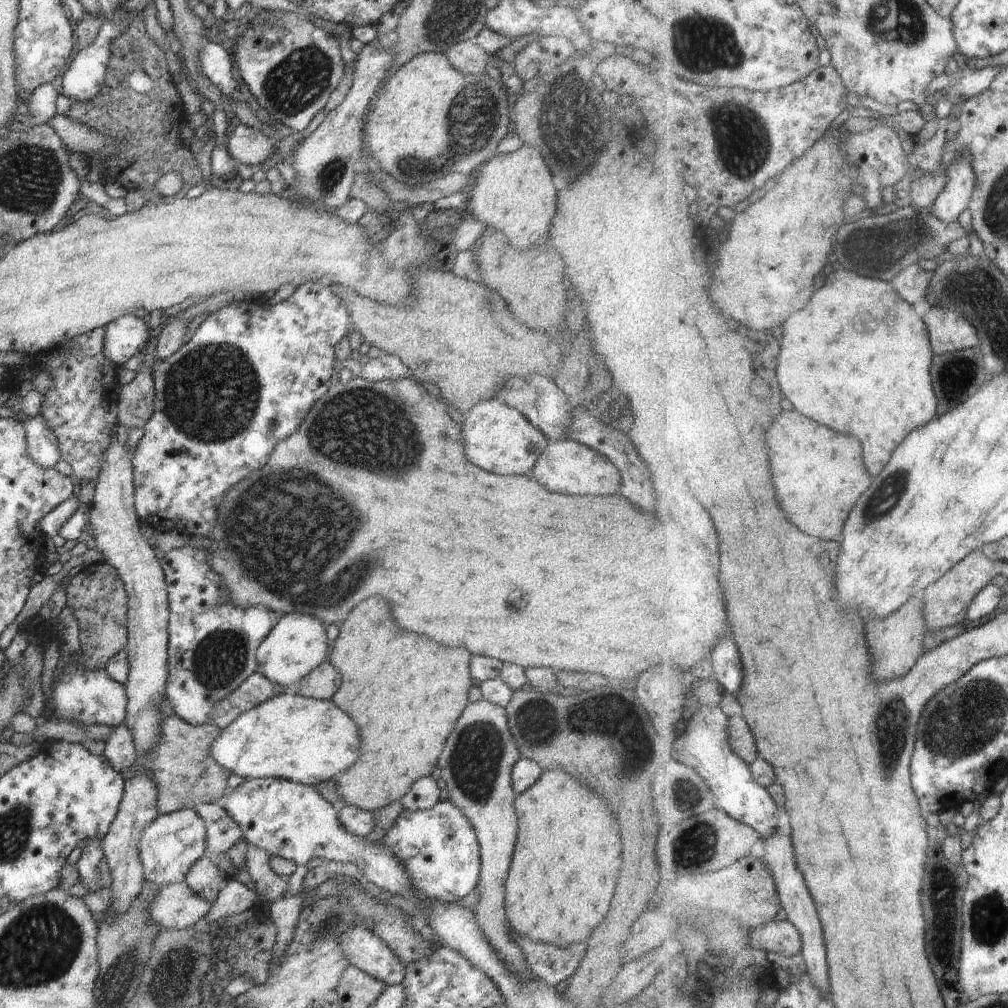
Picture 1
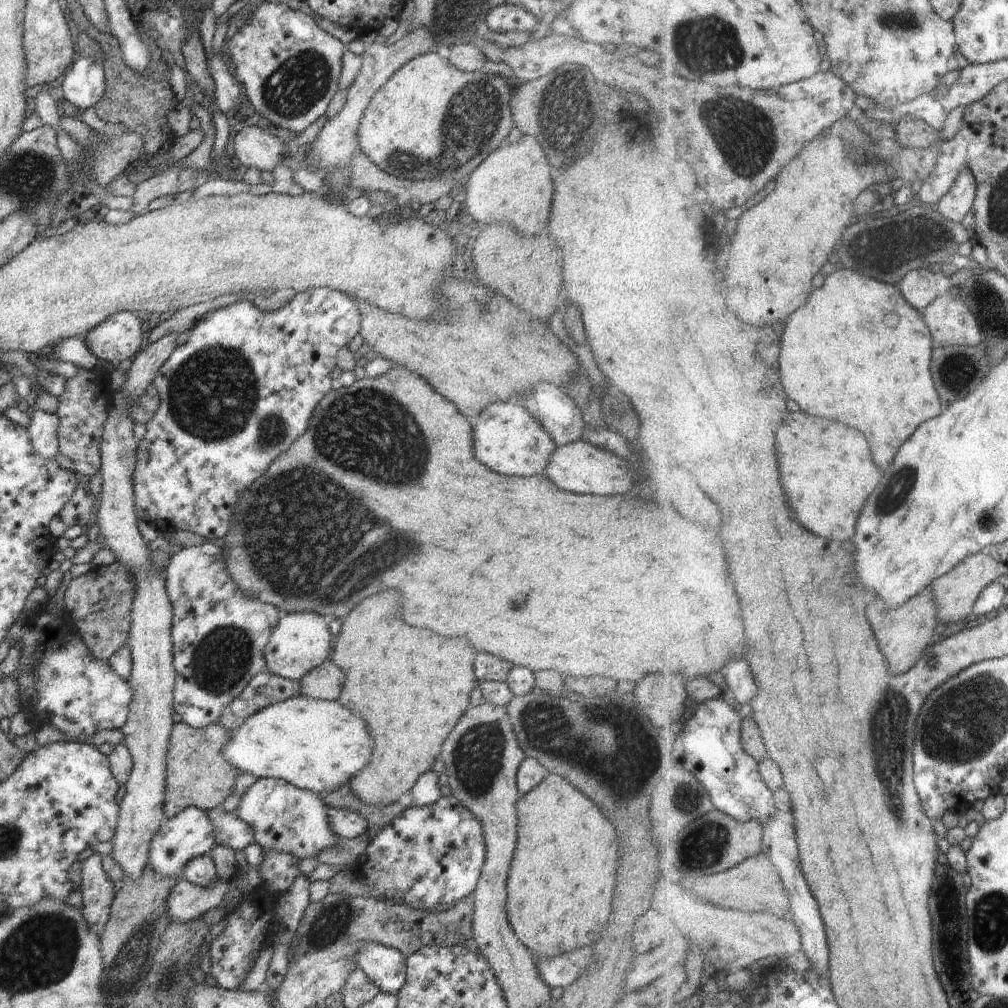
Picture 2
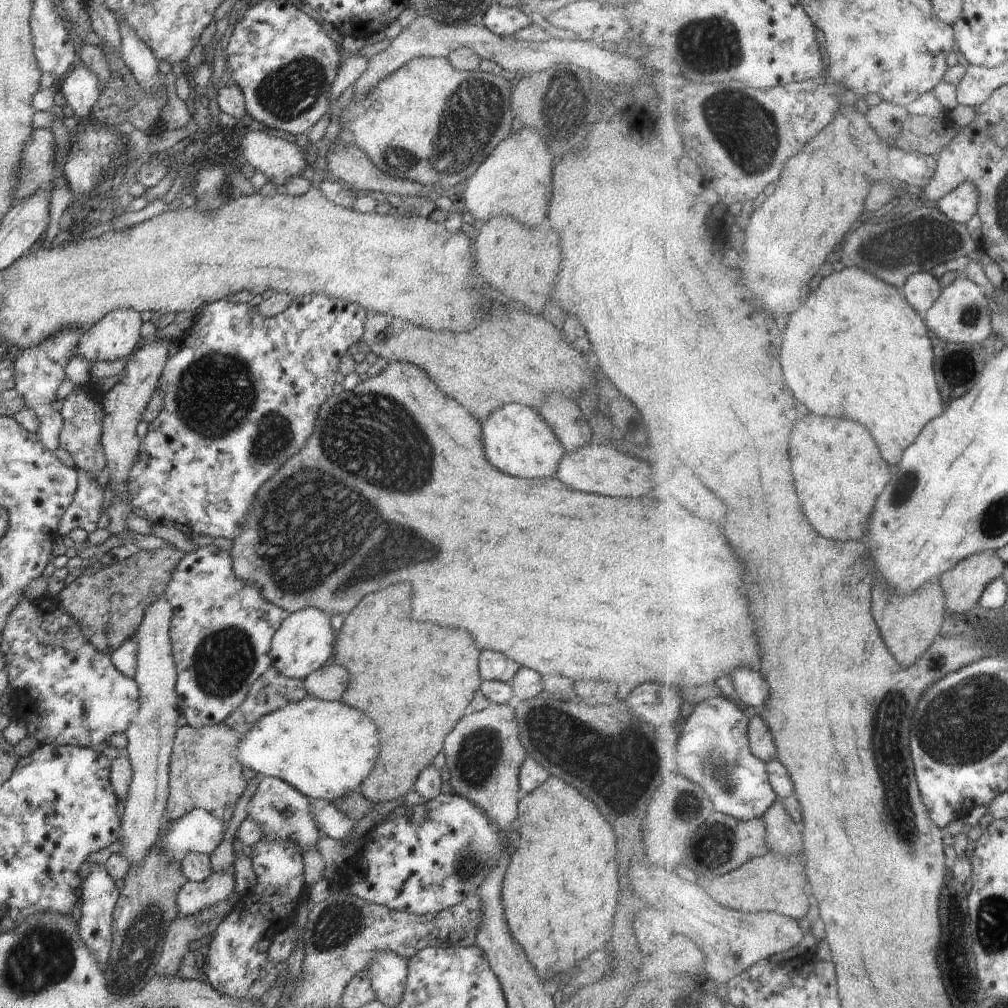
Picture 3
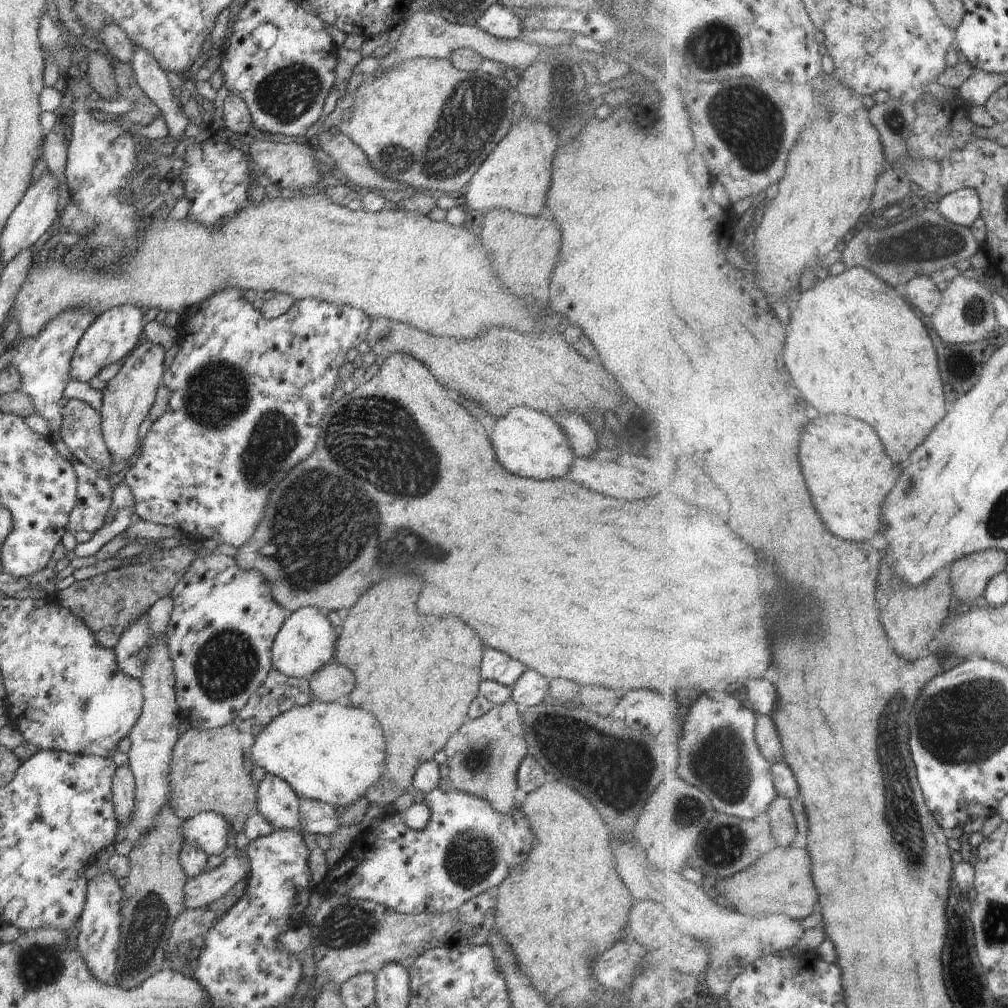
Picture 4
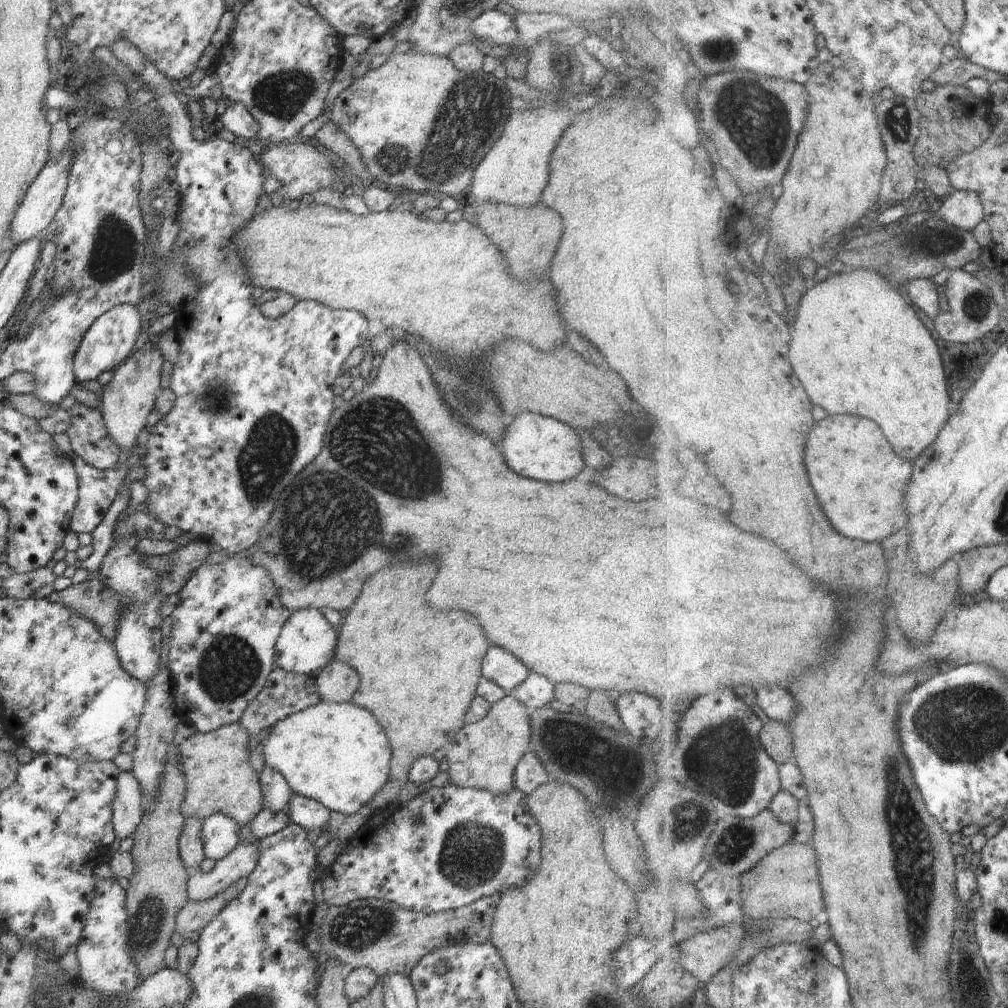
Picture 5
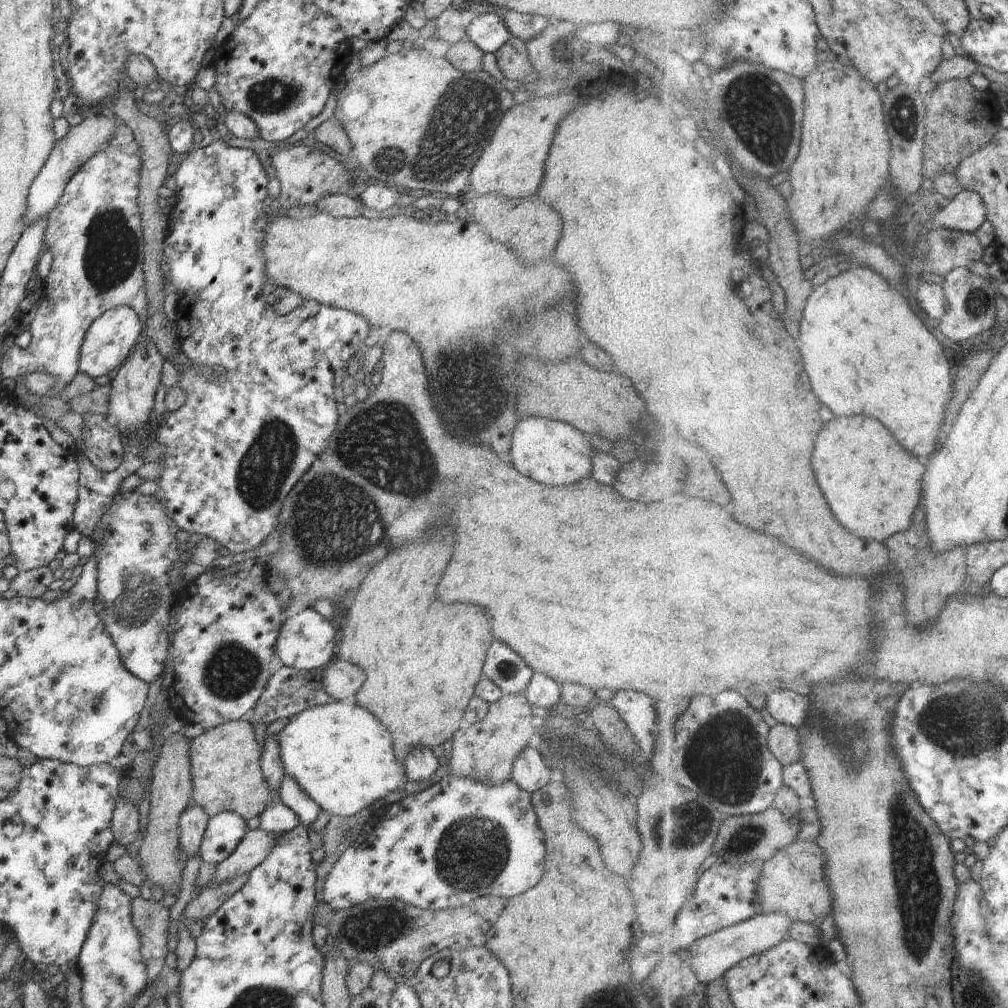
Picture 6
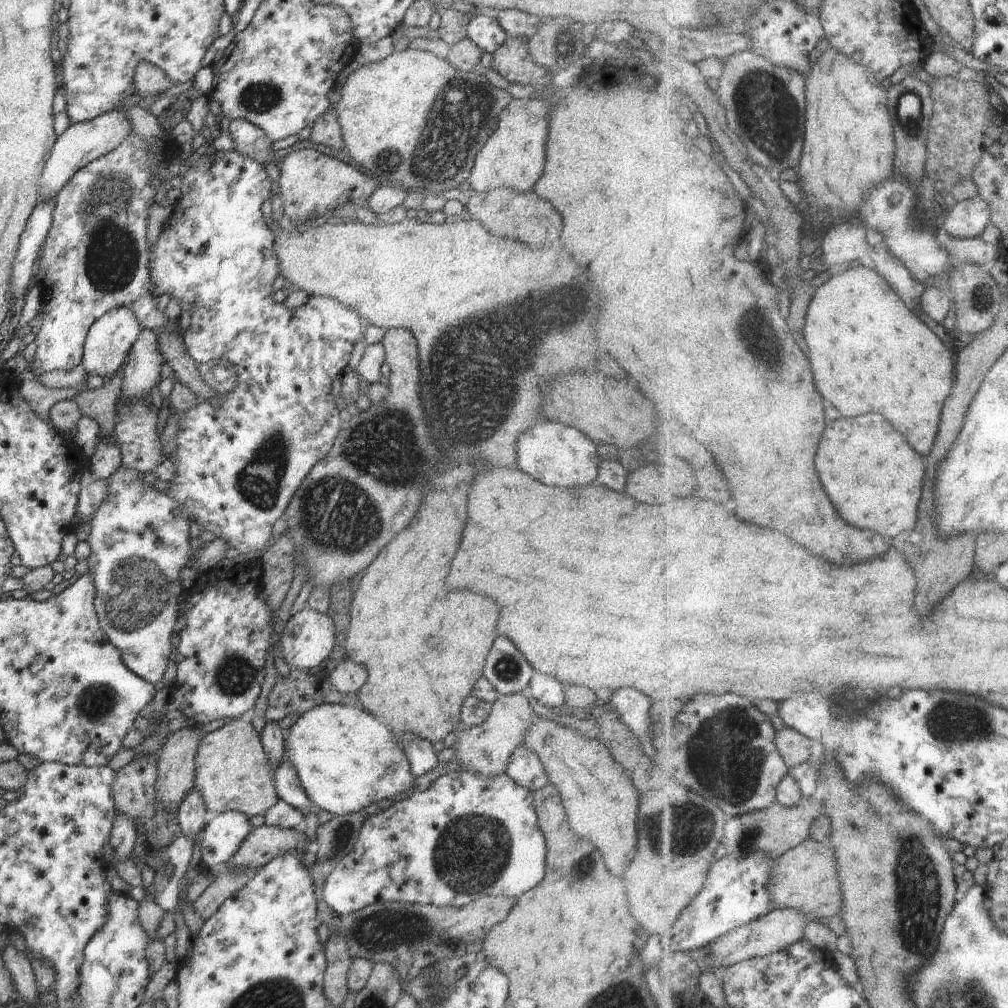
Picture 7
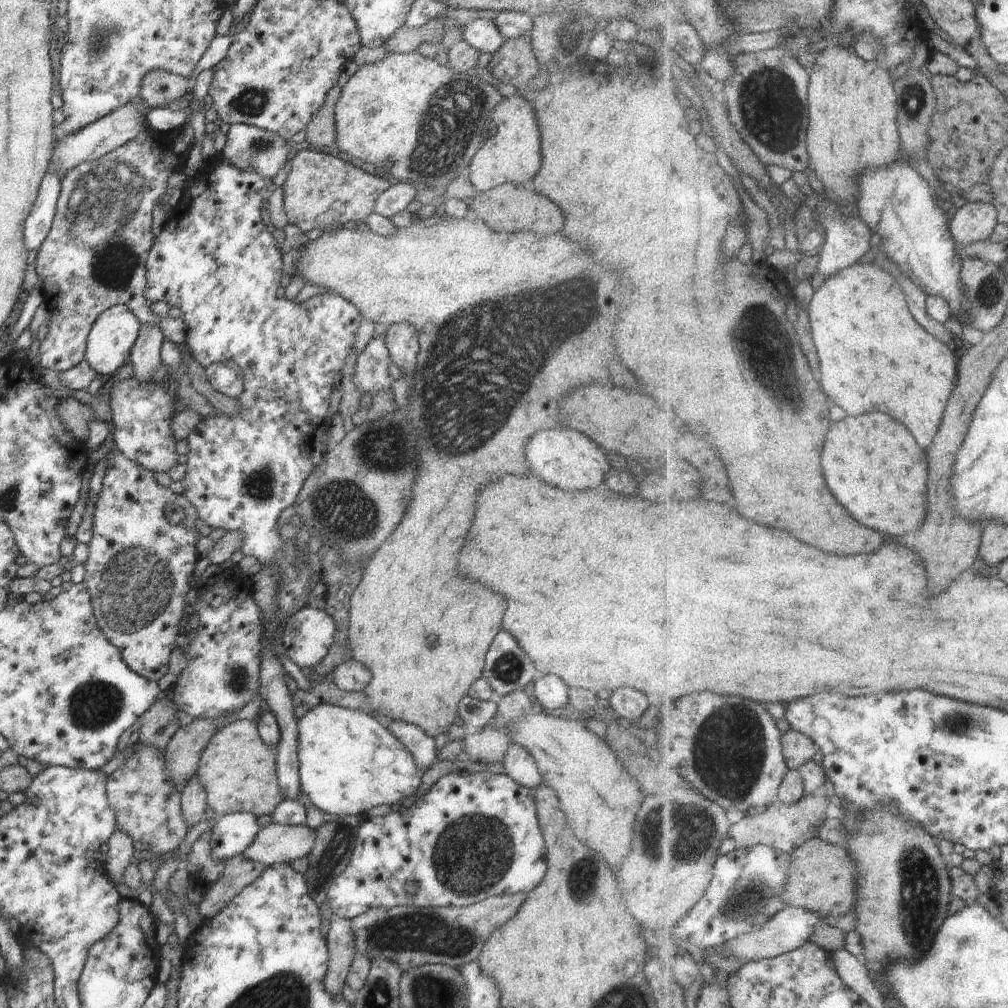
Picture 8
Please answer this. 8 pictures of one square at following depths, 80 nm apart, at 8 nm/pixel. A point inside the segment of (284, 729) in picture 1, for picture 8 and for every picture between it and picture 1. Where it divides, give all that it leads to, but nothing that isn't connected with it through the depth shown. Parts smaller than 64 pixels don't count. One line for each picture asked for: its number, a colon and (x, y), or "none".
2: (316, 745)
3: (324, 749)
4: (326, 752)
5: (338, 754)
6: (339, 754)
7: (346, 759)
8: (349, 762)

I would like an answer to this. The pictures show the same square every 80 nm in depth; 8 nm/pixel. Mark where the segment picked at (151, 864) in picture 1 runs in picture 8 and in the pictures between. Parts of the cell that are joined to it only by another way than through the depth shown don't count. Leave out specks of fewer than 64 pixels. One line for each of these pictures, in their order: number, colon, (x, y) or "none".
2: (190, 834)
3: (199, 831)
4: (210, 831)
5: (220, 833)
6: (224, 831)
7: (219, 841)
8: (233, 833)

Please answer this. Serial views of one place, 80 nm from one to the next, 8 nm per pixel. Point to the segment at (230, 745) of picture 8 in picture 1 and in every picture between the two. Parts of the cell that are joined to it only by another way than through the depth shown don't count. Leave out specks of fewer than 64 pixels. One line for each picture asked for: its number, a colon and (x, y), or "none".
1: (185, 776)
2: (197, 776)
3: (205, 773)
4: (207, 773)
5: (219, 778)
6: (226, 772)
7: (232, 773)

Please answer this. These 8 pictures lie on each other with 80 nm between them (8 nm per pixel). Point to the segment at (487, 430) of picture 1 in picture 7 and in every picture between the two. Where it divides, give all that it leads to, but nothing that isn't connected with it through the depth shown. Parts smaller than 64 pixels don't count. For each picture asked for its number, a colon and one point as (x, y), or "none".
2: (507, 439)
3: (517, 441)
4: (527, 442)
5: (540, 447)
6: (553, 452)
7: (555, 454)

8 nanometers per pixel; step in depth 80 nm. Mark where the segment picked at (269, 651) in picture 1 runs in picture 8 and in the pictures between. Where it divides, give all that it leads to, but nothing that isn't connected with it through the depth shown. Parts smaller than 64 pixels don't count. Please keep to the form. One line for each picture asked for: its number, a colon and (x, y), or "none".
2: (301, 641)
3: (305, 641)
4: (306, 642)
5: (307, 641)
6: (307, 640)
7: (308, 637)
8: (309, 633)

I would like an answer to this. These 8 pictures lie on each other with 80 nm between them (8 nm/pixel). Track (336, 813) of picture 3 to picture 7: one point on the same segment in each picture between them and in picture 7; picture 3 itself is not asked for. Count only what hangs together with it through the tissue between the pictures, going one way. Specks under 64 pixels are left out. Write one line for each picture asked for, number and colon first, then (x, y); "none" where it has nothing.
4: (316, 817)
5: (304, 811)
6: (290, 794)
7: (289, 789)

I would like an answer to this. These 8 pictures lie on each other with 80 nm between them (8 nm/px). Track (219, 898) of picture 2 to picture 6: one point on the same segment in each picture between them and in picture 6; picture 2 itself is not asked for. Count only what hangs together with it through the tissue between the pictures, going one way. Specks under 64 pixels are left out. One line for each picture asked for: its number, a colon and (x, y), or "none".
3: (193, 896)
4: (204, 888)
5: (240, 861)
6: (254, 848)

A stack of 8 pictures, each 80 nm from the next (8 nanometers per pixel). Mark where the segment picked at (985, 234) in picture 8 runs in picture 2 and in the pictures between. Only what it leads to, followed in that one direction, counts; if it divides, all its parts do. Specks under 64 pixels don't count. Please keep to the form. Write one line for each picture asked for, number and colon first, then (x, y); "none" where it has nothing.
2: (960, 201)
3: (961, 205)
4: (964, 207)
5: (965, 209)
6: (968, 212)
7: (969, 219)

